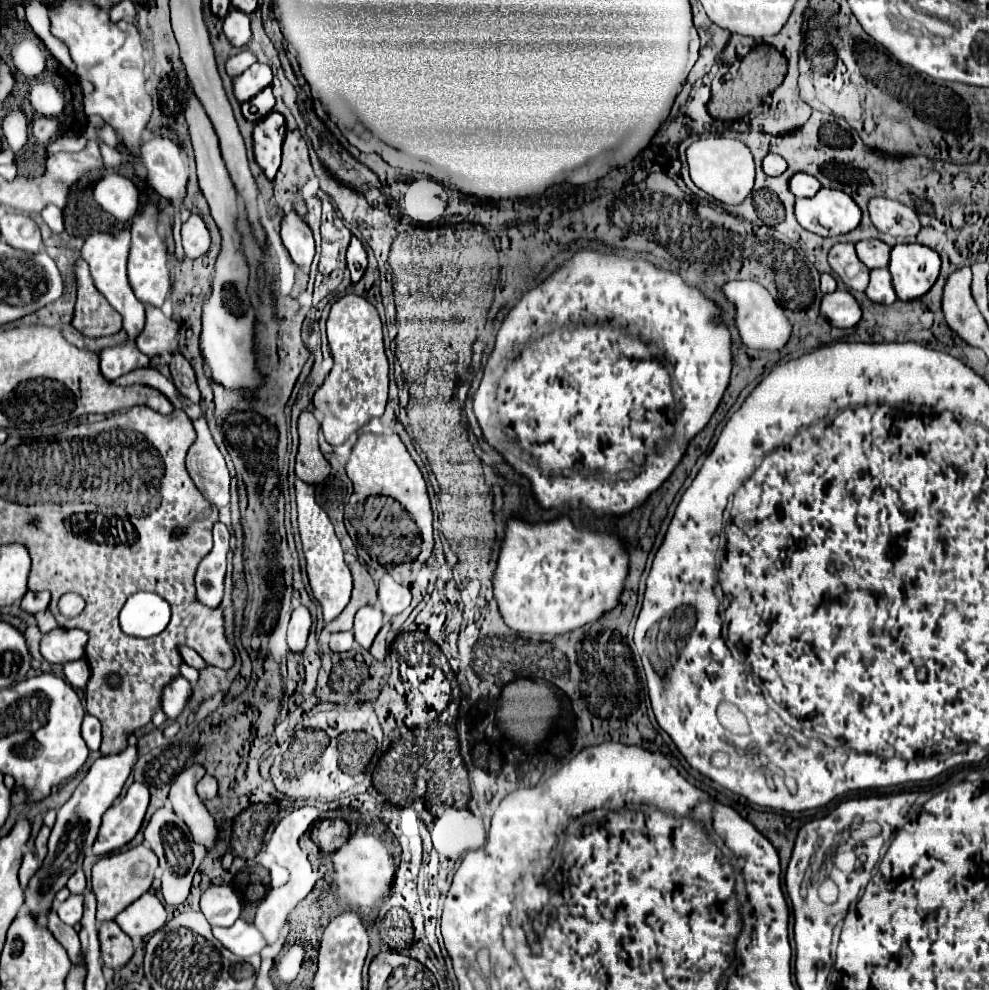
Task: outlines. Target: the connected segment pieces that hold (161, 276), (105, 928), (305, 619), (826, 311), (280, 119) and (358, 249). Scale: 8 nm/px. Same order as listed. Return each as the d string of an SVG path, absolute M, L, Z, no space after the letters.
M148 204L142 214L138 214L132 222L132 244L128 256L128 280L136 294L136 298L144 304L162 306L170 292L170 276L168 276L168 252L162 238L156 232L156 206Z
M114 920L102 922L98 928L100 952L106 968L118 970L132 958L132 940L120 930Z
M304 606L296 608L292 614L292 620L288 624L288 646L292 652L304 652L310 624L312 624L310 612Z
M846 290L830 292L822 298L822 316L838 328L852 328L862 318L862 310L856 298Z
M270 112L270 116L264 116L256 122L254 128L254 154L256 162L264 170L264 174L272 180L280 168L280 156L282 156L282 144L286 134L286 120L280 112Z
M352 238L348 246L348 270L352 274L352 284L360 282L366 270L366 250L358 238Z

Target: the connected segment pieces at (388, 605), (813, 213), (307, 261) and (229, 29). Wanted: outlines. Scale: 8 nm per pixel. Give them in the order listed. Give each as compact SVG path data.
M386 574L378 584L378 600L380 600L384 616L394 616L410 606L412 594L406 586L394 582L392 576Z
M822 188L812 198L796 198L794 210L800 226L818 236L848 234L862 220L858 204L846 192L832 188Z
M294 212L286 214L282 220L282 242L286 246L286 250L290 252L290 258L294 260L294 264L302 270L310 270L316 248L314 248L314 236L308 228L308 224L304 220L300 220Z
M230 8L230 12L224 16L224 34L234 46L244 46L250 38L250 18L248 18L248 14Z

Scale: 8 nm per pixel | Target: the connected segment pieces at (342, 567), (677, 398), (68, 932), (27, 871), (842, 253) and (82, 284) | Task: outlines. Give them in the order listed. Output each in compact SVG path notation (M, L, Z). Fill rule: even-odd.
M296 480L294 486L296 486L296 502L298 502L298 528L300 528L304 556L306 556L306 572L310 578L314 598L322 604L324 622L330 622L346 608L346 604L350 600L352 576L344 562L344 554L340 548L340 540L334 532L334 526L332 526L328 514L316 504L314 486L310 486L308 482L302 482L302 480Z
M582 250L566 266L562 266L558 272L554 272L554 276L550 276L544 284L540 284L538 288L524 294L522 300L516 304L516 308L504 318L496 348L488 360L480 388L476 390L476 394L472 398L474 414L482 426L488 442L496 450L500 450L518 472L522 472L530 480L532 492L536 494L538 502L544 508L570 504L574 508L580 508L582 512L590 510L596 514L620 516L620 514L630 512L634 506L642 504L648 498L648 494L652 494L670 476L670 472L676 468L678 460L682 458L684 450L687 449L688 440L710 422L724 390L728 386L730 370L732 370L732 354L730 354L728 326L720 314L720 308L712 300L704 298L700 294L700 290L686 286L682 282L682 278L674 272L658 270L654 264L644 262L644 260L628 260L624 256L616 256L615 250L609 250L609 254L606 254L606 250L601 252ZM676 422L682 424L680 440L674 436ZM574 468L592 468L598 478L574 474L570 478L570 490L562 490L562 478L568 478L568 476L564 476L564 472L570 472Z
M56 908L50 910L50 916L48 916L48 928L52 930L54 938L66 948L70 960L72 960L72 962L78 962L78 958L80 958L80 940L78 940L78 932L76 932L72 926L62 924L62 920L58 920Z
M26 850L24 852L24 860L22 860L22 868L20 868L20 886L22 888L28 886L30 876L34 876L36 870L38 870L38 860L36 860L36 856L30 850Z
M834 244L828 254L828 262L832 270L844 280L844 284L852 290L864 292L868 284L868 268L856 256L854 244Z
M76 260L78 276L78 300L74 310L74 328L84 336L112 336L122 330L122 316L108 304L108 300L94 288L88 264Z

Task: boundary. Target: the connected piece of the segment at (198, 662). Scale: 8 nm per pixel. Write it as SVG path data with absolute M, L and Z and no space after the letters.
M178 646L178 654L182 656L182 660L184 660L186 664L190 664L190 666L196 668L196 670L200 670L200 668L206 666L206 662L204 662L192 648L188 648L188 646Z

